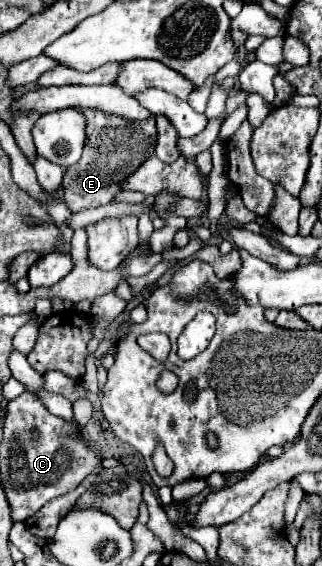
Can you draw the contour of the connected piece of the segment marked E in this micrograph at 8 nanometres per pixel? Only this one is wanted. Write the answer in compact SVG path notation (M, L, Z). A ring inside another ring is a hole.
M81 109L81 113L85 115L85 121L87 121L85 149L77 165L67 167L63 177L65 203L73 213L87 207L99 207L99 205L111 203L113 197L123 189L125 177L129 177L133 171L137 171L137 167L141 167L141 163L153 157L155 145L157 145L155 119L145 123L125 123L119 117L107 115L97 109ZM121 135L127 135L127 137L121 137Z

